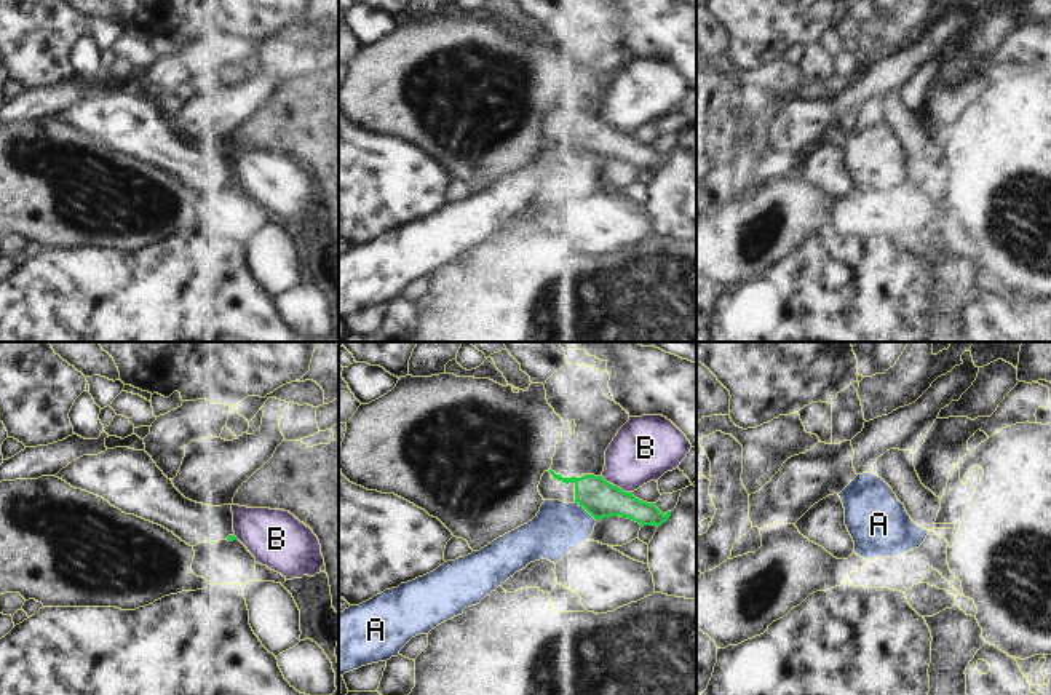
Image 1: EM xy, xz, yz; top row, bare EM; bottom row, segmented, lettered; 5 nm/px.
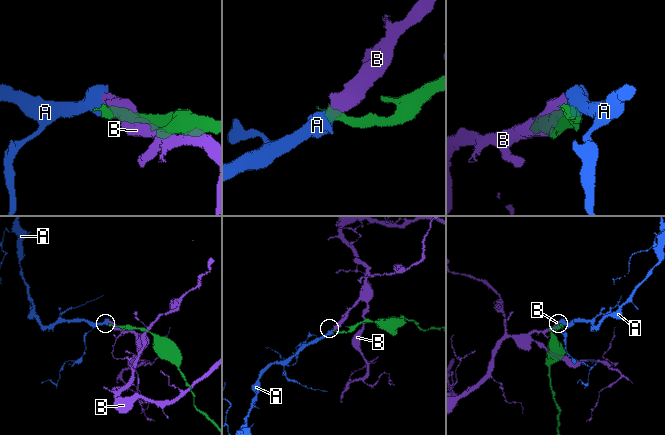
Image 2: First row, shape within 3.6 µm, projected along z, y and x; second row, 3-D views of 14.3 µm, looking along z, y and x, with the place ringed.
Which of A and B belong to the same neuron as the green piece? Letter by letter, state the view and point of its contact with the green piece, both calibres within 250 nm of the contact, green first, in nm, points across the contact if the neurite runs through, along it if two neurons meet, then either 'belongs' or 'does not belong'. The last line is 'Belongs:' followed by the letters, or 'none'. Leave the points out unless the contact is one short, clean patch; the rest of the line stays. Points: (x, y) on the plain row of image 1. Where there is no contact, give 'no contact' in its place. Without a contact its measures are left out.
A: xz (585, 150) | 190/260 nm | along xz (574, 144), (596, 163) | does not belong
B: xz (615, 128) | 190/320 nm | along xz (601, 117), (631, 135) | does not belong
Belongs: none

